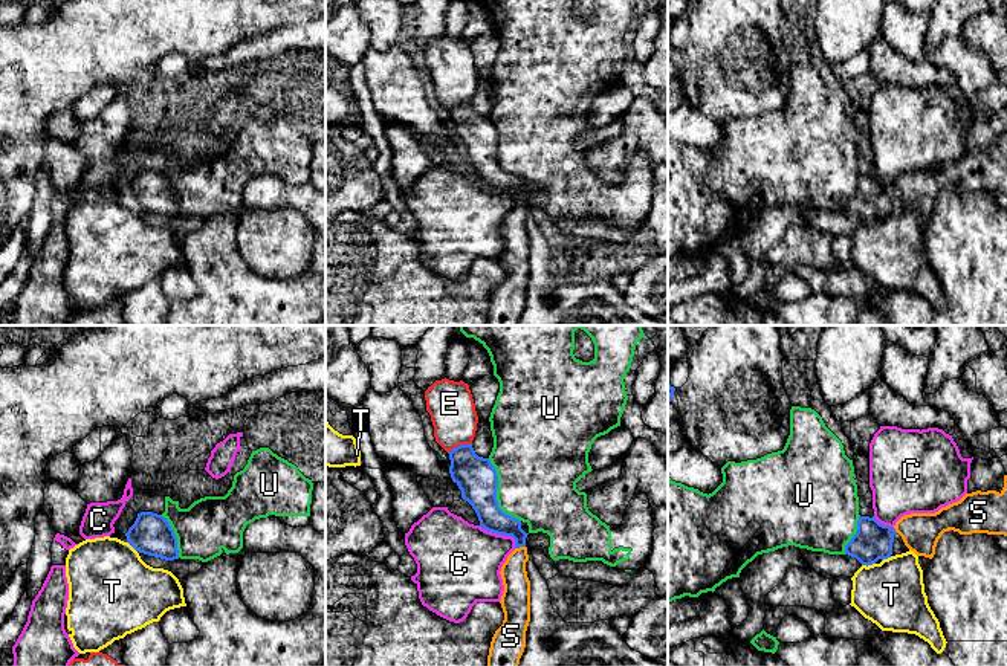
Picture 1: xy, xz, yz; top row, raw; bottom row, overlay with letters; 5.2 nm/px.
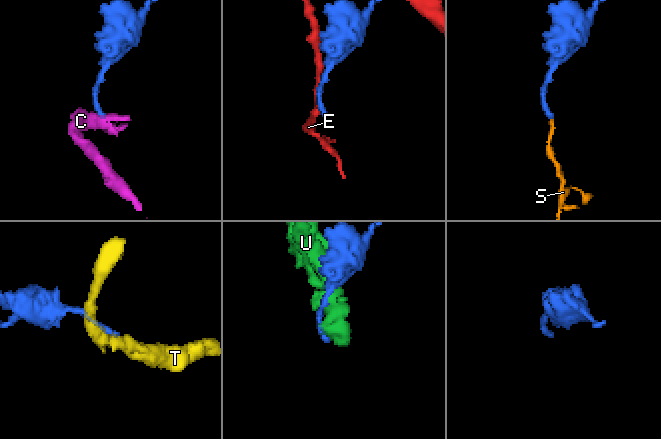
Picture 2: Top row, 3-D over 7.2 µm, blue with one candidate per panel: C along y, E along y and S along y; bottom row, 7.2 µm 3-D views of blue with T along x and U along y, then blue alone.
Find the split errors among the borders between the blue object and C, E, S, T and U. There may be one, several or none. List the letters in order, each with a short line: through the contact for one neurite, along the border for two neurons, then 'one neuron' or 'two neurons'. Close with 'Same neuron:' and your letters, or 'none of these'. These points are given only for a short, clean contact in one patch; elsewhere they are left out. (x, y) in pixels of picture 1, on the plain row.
C: xz (479, 184), (509, 193), (517, 205) | two neurons
E: two neurons
S: xz (491, 174), (506, 182), (520, 203), (517, 245) | one neuron
T: yz (874, 220), (862, 223) | two neurons
U: two neurons
Same neuron: S

